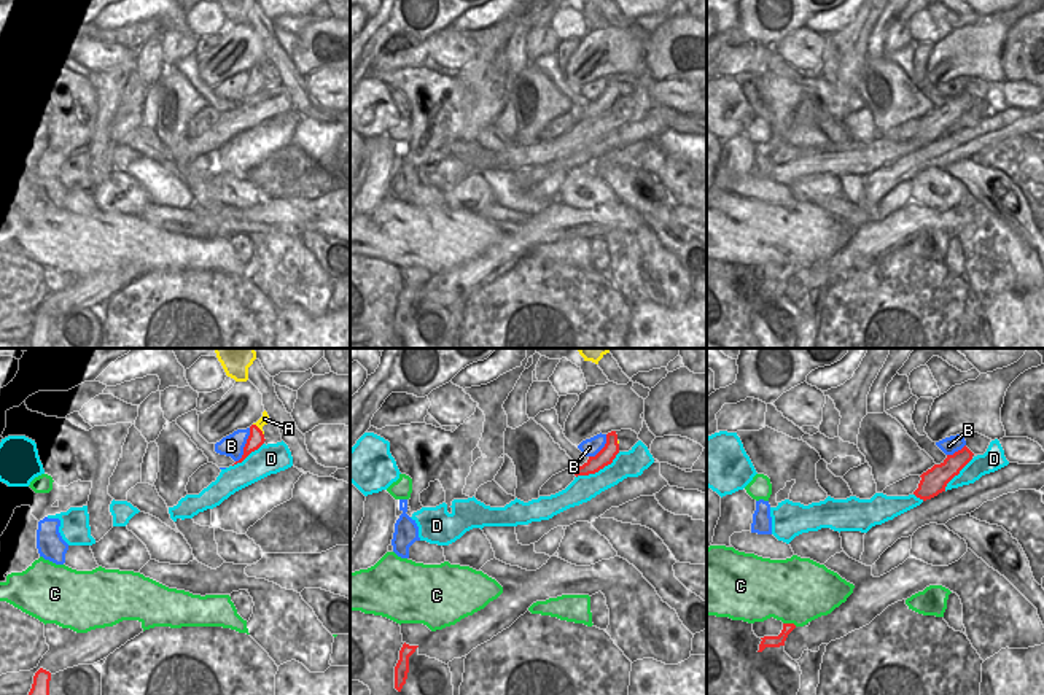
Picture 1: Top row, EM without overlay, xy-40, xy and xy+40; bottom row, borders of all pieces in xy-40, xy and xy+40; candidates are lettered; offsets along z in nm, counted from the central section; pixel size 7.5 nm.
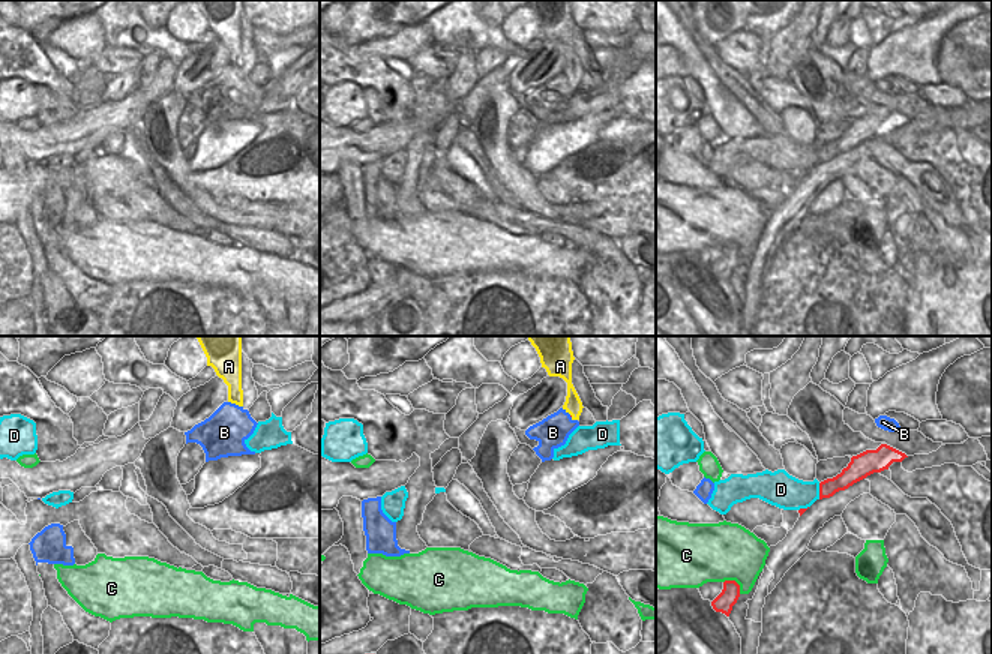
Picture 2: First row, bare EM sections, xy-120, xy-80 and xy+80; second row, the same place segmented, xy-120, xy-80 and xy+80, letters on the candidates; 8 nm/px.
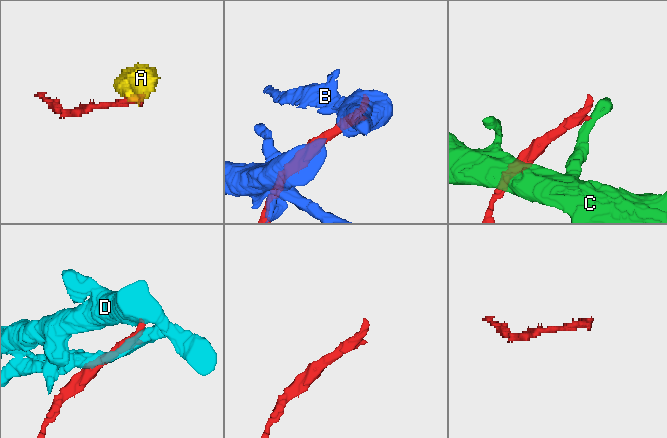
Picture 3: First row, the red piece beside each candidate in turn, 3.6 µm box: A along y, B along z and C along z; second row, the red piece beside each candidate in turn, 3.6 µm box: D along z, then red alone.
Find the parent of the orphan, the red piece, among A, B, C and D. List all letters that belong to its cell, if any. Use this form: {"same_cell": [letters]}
{"same_cell": ["A"]}

